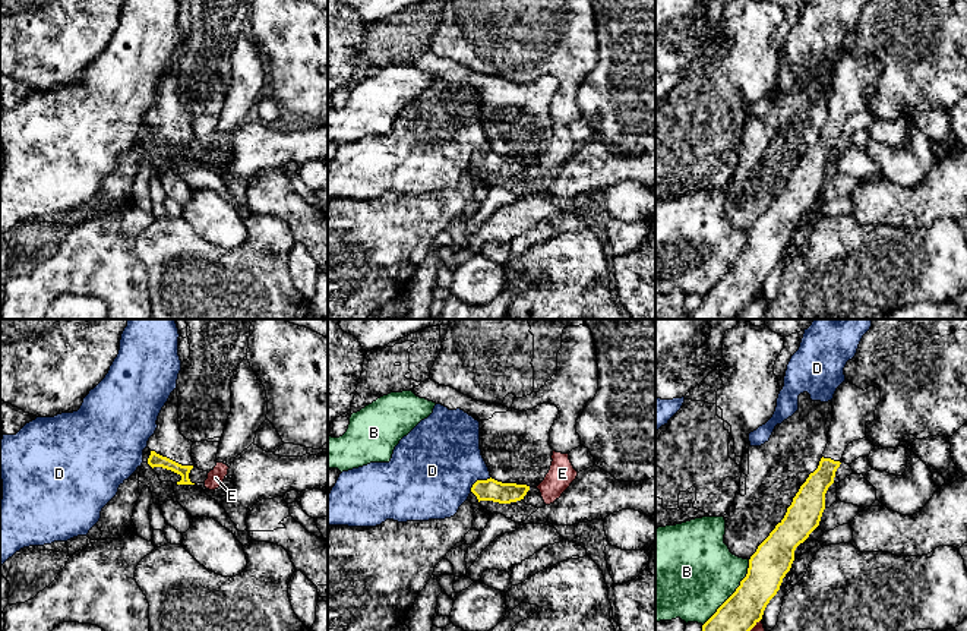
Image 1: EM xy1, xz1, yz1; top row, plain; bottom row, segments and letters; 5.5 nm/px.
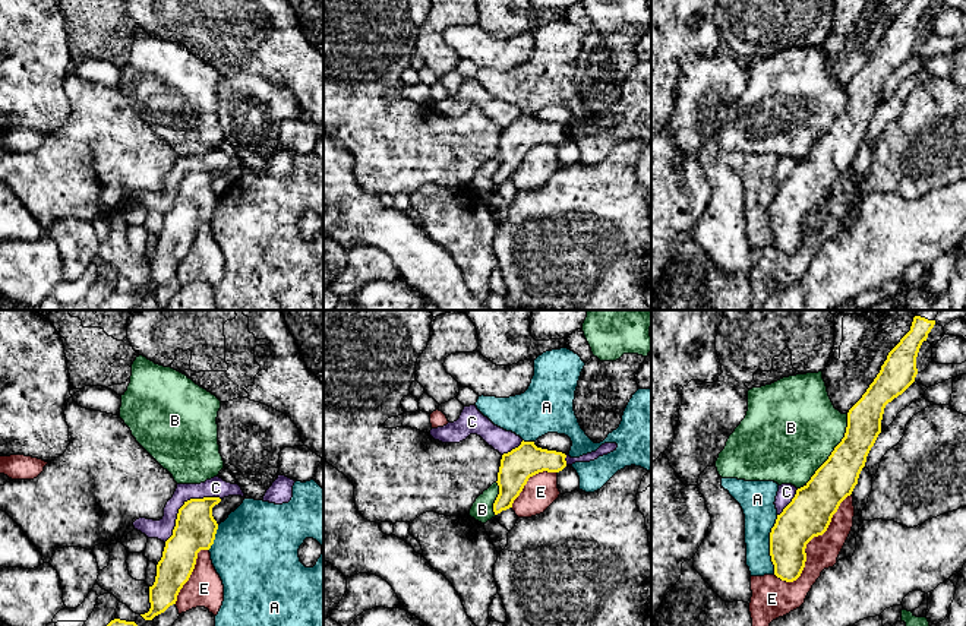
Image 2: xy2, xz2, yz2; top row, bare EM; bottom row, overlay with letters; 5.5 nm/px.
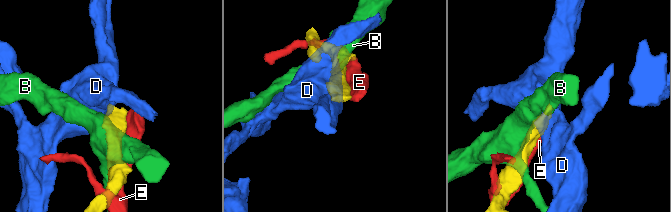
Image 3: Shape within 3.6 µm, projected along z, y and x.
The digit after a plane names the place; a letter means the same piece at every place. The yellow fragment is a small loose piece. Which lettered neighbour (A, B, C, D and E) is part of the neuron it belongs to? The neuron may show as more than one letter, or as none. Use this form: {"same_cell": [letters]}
{"same_cell": []}

